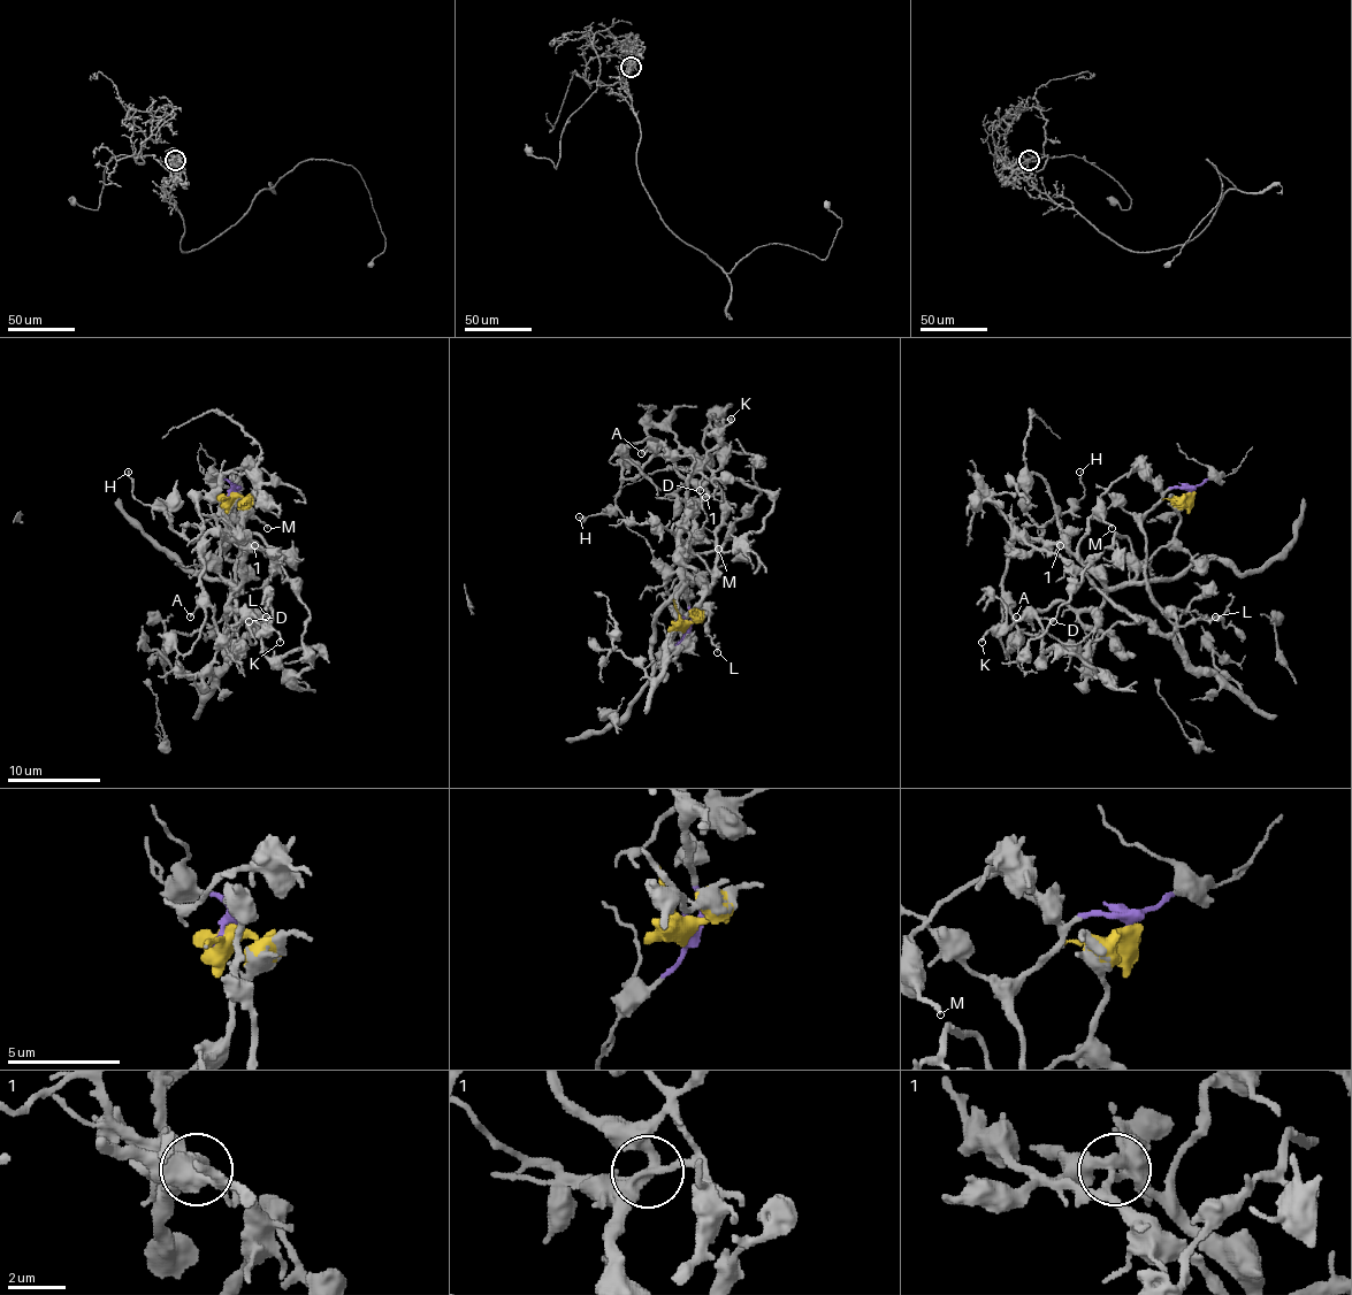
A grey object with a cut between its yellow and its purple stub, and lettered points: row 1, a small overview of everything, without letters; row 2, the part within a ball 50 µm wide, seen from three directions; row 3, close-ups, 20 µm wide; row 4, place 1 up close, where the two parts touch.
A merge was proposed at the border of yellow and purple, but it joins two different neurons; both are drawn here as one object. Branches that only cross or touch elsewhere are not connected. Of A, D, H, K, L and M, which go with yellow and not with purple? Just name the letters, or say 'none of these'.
A, D, H, K, M

